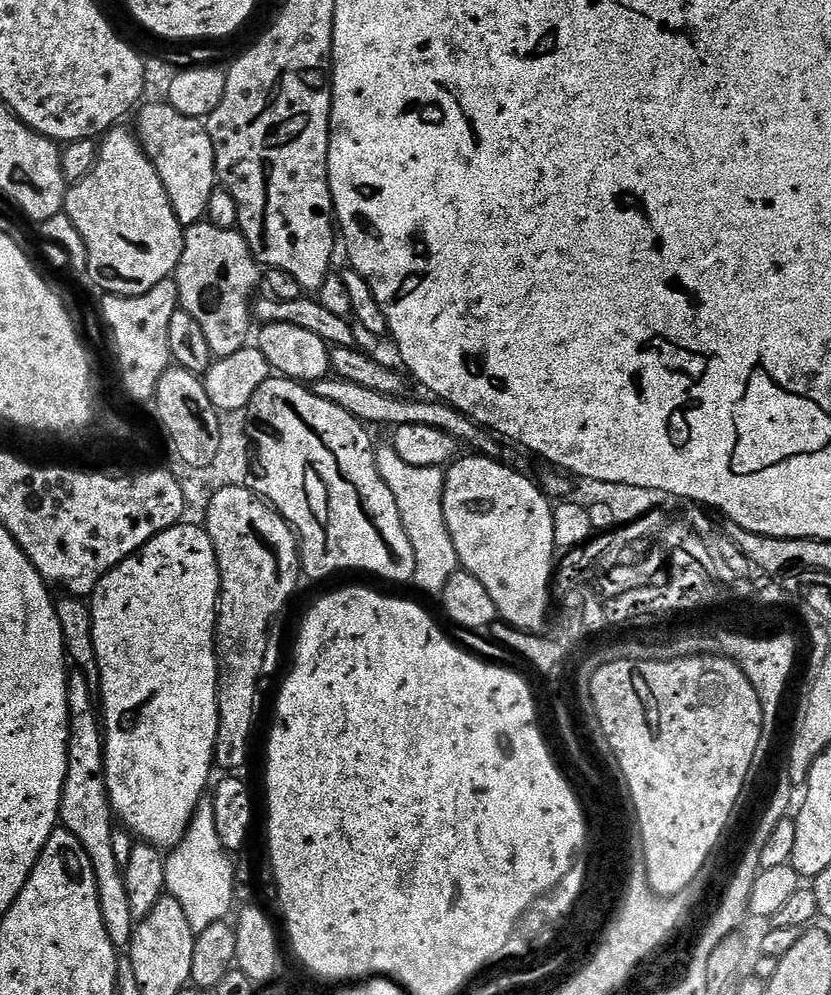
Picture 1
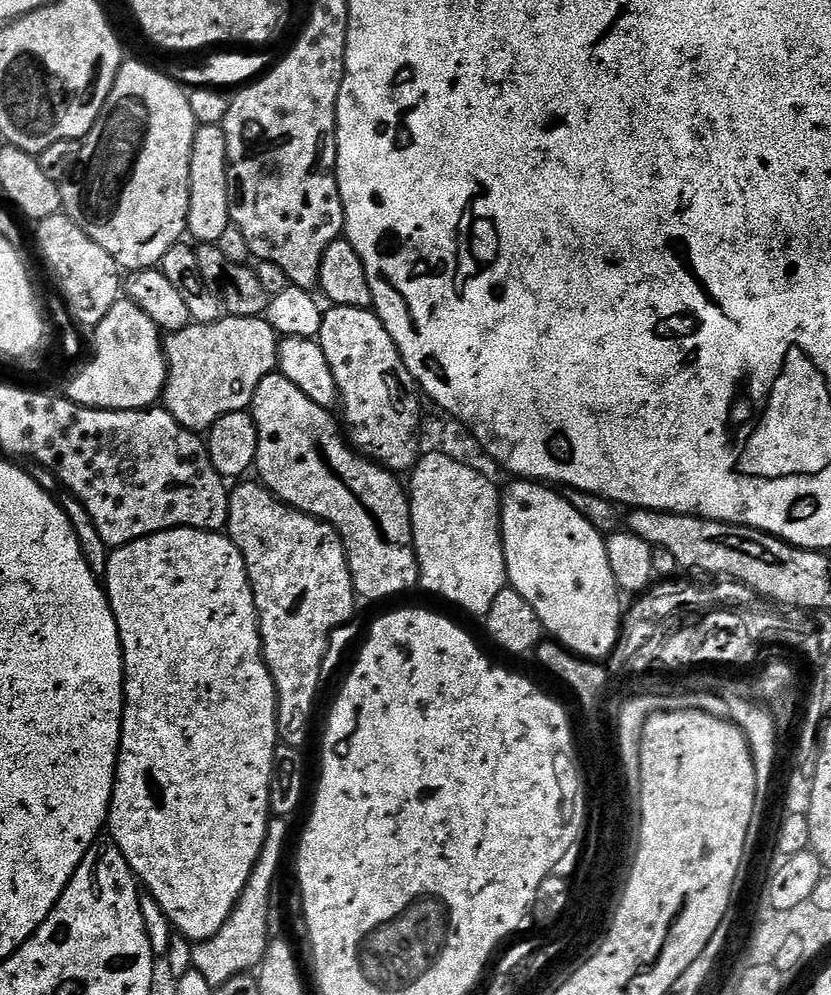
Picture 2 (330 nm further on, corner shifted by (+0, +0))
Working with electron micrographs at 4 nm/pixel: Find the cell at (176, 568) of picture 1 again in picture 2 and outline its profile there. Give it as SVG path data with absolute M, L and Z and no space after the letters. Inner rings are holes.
M171 528L111 549L102 583L108 594L114 622L118 622L120 645L124 651L124 717L106 832L112 835L109 836L111 843L118 846L147 895L157 900L172 928L191 942L203 942L209 940L236 909L242 890L259 860L263 843L266 842L272 811L270 782L278 747L276 687L264 661L260 621L256 619L256 603L244 565L244 555L227 535L203 532L201 528Z

